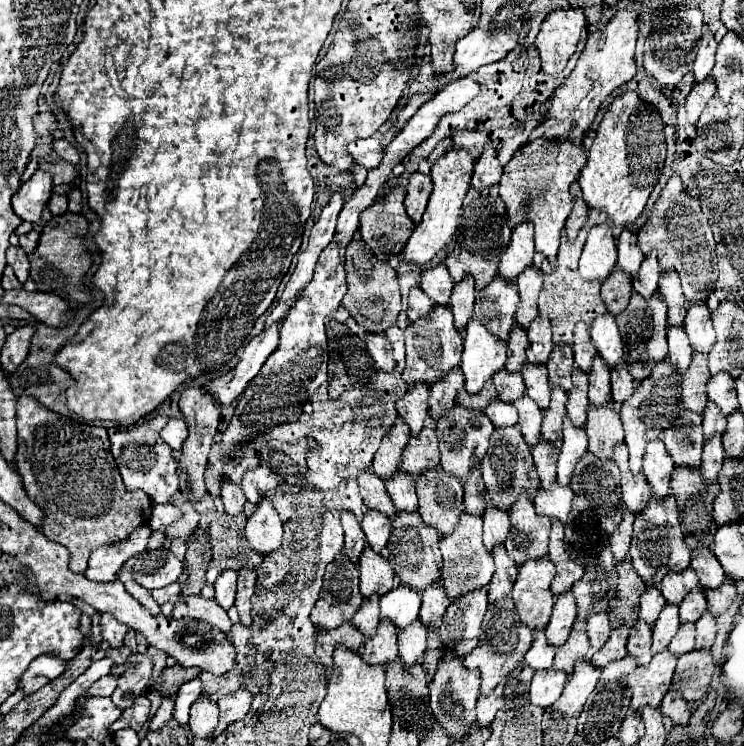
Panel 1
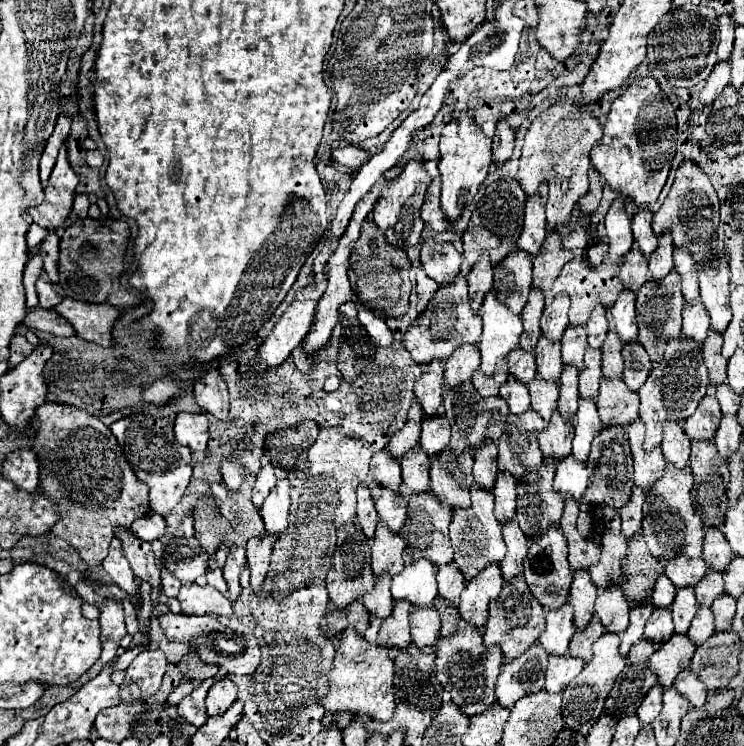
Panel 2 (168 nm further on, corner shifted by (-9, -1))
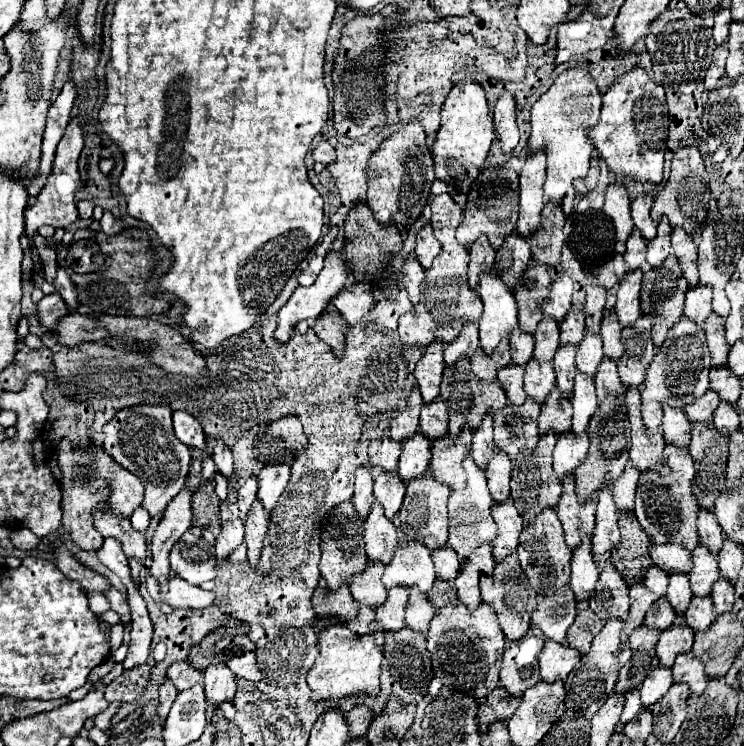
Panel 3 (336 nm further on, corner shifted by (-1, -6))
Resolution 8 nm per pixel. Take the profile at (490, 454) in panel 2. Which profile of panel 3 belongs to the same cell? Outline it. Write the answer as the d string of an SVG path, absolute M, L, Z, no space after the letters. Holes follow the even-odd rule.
M484 416L480 428L476 428L474 436L472 436L472 450L470 456L476 462L478 468L486 468L490 458L494 456L496 446L492 442L492 416Z

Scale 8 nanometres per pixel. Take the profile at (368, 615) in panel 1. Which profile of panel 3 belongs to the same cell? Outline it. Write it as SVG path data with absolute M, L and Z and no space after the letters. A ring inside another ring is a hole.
M368 564L364 576L356 576L350 584L350 592L358 604L366 606L382 606L386 600L386 588L380 578L384 572L384 564Z

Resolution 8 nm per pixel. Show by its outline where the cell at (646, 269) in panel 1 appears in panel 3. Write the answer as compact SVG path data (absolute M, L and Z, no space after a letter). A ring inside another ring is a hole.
M660 220L658 224L658 234L652 240L652 244L648 244L648 264L652 268L658 268L662 264L662 260L670 254L670 234L672 228L668 224L668 220Z

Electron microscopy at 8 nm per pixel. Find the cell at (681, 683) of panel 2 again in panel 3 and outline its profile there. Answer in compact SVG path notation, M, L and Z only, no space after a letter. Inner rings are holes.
M688 654L676 656L676 662L672 666L672 678L676 684L686 684L692 694L702 694L708 682L700 660L694 660Z

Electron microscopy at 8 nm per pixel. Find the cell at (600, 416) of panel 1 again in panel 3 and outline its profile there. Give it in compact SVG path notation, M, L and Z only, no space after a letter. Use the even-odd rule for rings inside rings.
M602 358L598 372L594 376L594 384L596 384L596 396L598 396L598 404L602 404L602 400L606 400L608 396L616 396L616 398L624 398L626 396L626 388L620 382L620 376L616 372L616 362Z

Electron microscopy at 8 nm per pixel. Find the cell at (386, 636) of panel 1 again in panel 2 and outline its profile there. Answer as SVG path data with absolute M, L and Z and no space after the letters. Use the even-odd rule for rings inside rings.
M404 599L394 601L394 611L388 619L382 621L380 633L376 643L386 645L386 647L398 647L404 649L412 643L410 637L410 625L408 625L408 613L410 613L410 603L404 603Z

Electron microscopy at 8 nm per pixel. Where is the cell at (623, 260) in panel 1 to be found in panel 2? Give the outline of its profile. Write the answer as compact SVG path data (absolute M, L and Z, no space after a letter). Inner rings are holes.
M638 211L632 219L632 231L634 241L642 249L642 253L648 257L658 247L658 237L652 231L652 213L650 211Z

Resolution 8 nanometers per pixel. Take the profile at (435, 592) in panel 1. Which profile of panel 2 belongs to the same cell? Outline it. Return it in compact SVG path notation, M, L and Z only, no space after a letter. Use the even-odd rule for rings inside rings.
M454 563L438 567L438 593L444 601L458 605L462 589L464 589L464 575L460 575Z

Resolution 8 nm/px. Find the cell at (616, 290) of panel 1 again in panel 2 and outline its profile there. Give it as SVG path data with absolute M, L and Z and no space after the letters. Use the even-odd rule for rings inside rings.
M640 247L630 249L630 253L624 257L624 265L620 271L620 281L626 289L638 293L638 289L650 279L648 275L648 257L640 255Z

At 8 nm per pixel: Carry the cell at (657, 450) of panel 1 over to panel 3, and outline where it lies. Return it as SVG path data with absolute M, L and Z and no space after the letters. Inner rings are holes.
M664 408L664 420L662 420L662 434L668 446L674 448L688 448L690 442L690 424L682 410L676 408Z

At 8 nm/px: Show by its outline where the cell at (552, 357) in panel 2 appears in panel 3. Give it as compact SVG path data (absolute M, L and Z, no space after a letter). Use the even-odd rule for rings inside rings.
M542 318L536 332L534 332L534 358L536 362L552 362L556 350L558 350L558 324L554 320Z

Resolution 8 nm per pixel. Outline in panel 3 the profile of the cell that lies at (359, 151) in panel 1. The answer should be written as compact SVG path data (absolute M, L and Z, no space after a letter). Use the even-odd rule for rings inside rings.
M320 142L314 150L312 150L312 156L314 156L314 162L322 162L326 166L334 164L336 162L336 150L328 144L328 142Z

